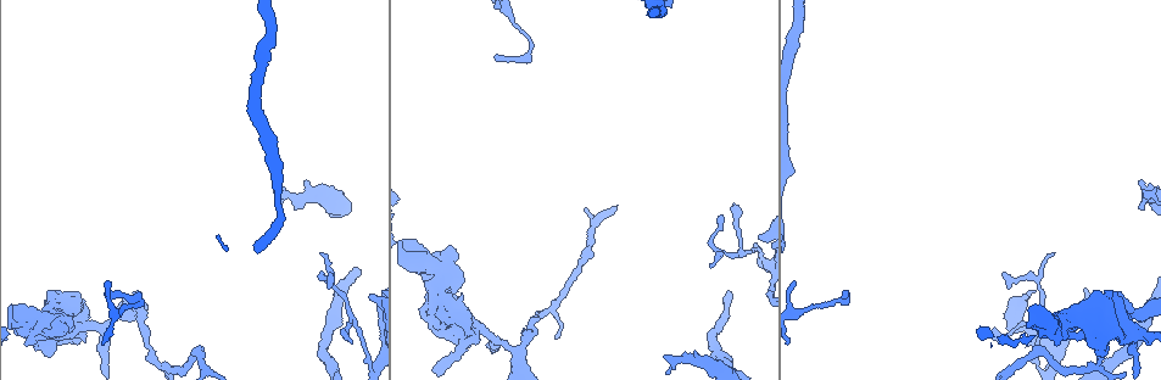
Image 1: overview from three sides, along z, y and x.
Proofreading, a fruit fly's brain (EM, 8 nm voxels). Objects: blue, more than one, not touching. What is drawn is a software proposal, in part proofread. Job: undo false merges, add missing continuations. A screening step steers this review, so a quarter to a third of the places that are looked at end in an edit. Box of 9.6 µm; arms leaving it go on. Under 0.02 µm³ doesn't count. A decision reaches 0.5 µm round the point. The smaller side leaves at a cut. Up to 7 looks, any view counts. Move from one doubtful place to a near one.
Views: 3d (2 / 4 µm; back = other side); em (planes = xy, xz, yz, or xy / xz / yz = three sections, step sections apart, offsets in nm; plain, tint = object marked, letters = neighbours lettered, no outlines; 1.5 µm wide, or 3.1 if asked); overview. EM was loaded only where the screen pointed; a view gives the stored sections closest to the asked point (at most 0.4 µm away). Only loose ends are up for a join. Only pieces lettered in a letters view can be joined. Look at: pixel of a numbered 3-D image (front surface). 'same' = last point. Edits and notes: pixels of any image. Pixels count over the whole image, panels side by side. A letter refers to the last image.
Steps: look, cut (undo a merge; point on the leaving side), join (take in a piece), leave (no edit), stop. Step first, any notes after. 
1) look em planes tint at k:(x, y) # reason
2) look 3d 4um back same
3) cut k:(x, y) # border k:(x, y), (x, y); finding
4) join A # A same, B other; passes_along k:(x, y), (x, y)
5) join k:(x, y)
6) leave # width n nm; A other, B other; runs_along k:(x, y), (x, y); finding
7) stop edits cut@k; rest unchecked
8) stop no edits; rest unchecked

look em xy step 8 tint at 1:(1064, 323) # sharp bend

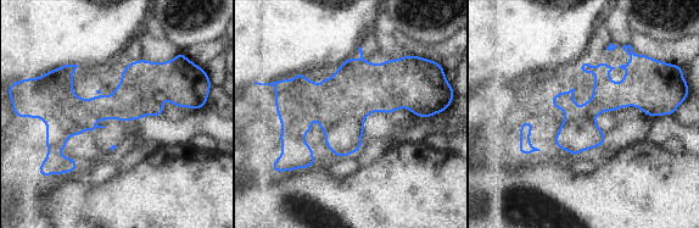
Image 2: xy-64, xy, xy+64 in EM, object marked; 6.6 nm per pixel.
look em planes letters same

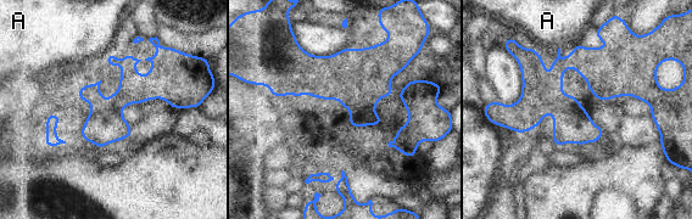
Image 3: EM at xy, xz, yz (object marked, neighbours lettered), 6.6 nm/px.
cut 3:(574, 125) # longest_contact A 90 nm; A other; two neurons meet here

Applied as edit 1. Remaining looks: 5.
look 3d 4um at 1:(306, 185) # stops while still wide

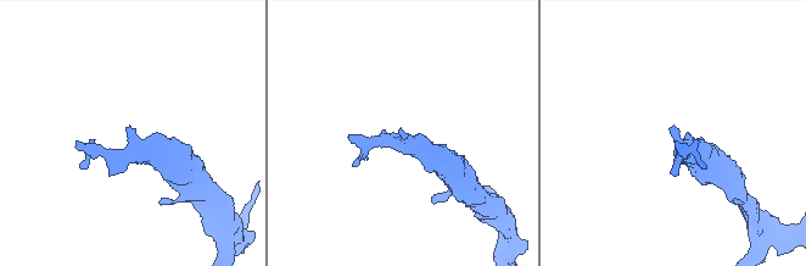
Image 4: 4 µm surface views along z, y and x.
look em planes letters at 4:(669, 130) # need the tissue

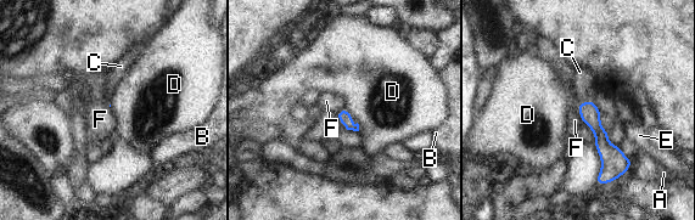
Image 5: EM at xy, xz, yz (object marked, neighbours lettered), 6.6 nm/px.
join C # longest_contact D 110 nm; A other, B other, C same, D other, E other, F other; it goes on there

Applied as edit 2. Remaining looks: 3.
stop edits cut@3, join@5; rest unchecked

